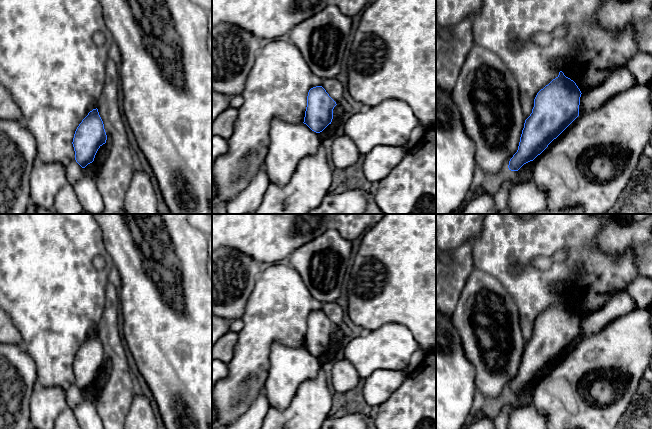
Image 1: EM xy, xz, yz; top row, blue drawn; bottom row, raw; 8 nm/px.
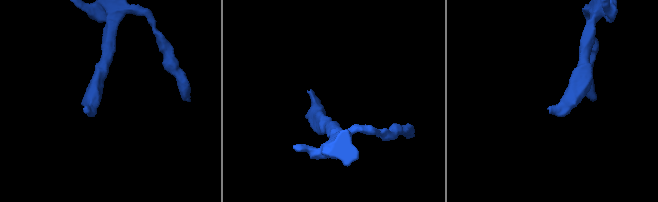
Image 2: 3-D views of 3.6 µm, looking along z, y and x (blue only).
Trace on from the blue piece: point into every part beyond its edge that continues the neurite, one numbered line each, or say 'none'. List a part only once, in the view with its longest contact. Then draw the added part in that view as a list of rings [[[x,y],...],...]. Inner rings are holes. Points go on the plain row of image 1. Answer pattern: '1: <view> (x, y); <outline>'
none

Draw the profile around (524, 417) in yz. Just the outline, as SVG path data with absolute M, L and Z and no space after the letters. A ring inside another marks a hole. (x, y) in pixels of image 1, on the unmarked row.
M532 402L511 413L507 429L547 429L547 419Z

